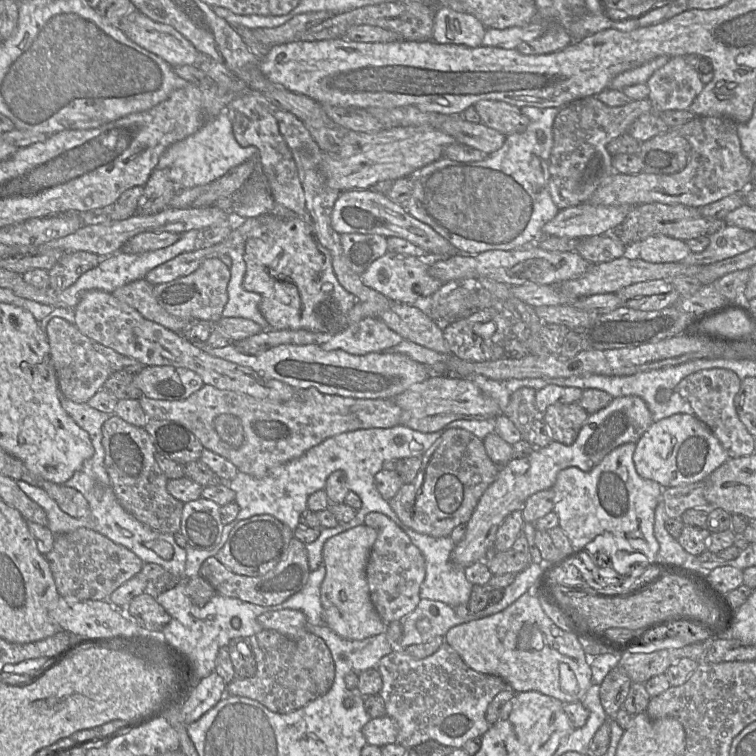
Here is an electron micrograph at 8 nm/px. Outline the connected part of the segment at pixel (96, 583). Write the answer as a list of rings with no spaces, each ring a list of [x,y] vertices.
[[[85,527],[55,535],[53,547],[45,558],[59,595],[71,600],[108,600],[114,590],[139,574],[144,566],[144,562],[126,547]]]

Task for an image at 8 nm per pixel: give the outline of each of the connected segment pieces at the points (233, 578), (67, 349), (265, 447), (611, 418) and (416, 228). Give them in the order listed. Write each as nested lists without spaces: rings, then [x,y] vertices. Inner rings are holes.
[[[292,538],[287,553],[268,573],[250,577],[235,574],[223,565],[216,557],[207,558],[201,565],[199,575],[206,579],[222,595],[260,606],[271,606],[283,603],[300,591],[307,583],[310,574],[306,545],[299,539]]]
[[[52,318],[47,325],[46,334],[61,395],[73,402],[87,403],[103,388],[105,381],[113,372],[108,361],[95,349],[95,342],[92,339],[65,319]]]
[[[204,384],[183,401],[142,396],[139,403],[148,419],[171,420],[185,425],[205,449],[228,459],[240,472],[256,478],[265,477],[273,468],[301,456],[332,436],[358,429],[401,425],[402,415],[393,399],[343,397],[322,393],[316,388],[297,389],[290,400],[274,402]],[[220,414],[232,414],[241,420],[245,432],[241,447],[232,448],[217,434],[214,419]]]
[[[624,396],[613,398],[603,409],[590,414],[578,433],[575,441],[570,445],[551,441],[543,448],[534,448],[525,458],[512,458],[507,464],[500,467],[495,481],[487,488],[480,498],[470,520],[464,538],[455,544],[450,560],[453,564],[466,568],[475,562],[485,561],[493,552],[496,532],[504,519],[514,511],[522,510],[526,500],[533,494],[552,488],[557,475],[564,469],[576,467],[583,472],[589,472],[608,453],[625,443],[636,443],[653,423],[650,410],[643,399],[638,396]]]
[[[373,189],[341,192],[333,206],[331,224],[340,235],[363,233],[400,237],[420,247],[427,255],[435,257],[447,257],[457,253],[452,245],[430,226],[412,217],[403,206],[393,202],[387,195]]]

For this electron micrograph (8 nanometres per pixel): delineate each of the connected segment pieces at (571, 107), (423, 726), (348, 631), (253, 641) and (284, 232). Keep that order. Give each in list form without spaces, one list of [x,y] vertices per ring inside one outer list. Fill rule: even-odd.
[[[589,96],[582,99],[575,100],[563,107],[560,108],[558,114],[556,115],[554,122],[553,122],[553,146],[551,149],[550,159],[549,159],[549,192],[551,195],[551,198],[555,205],[560,209],[566,209],[572,206],[579,205],[581,203],[587,202],[590,197],[593,195],[593,193],[601,186],[603,185],[611,176],[615,174],[615,170],[613,169],[612,165],[612,156],[607,151],[607,144],[612,141],[613,139],[628,133],[628,130],[630,126],[634,123],[634,121],[639,118],[641,115],[645,113],[650,113],[654,111],[652,104],[650,100],[643,99],[643,100],[631,100],[629,103],[623,105],[623,106],[616,106],[611,107],[603,102],[601,102],[597,97],[595,96]]]
[[[444,642],[435,653],[423,659],[410,656],[404,649],[394,648],[391,653],[380,659],[377,670],[382,677],[379,695],[385,702],[386,714],[398,724],[396,743],[405,748],[428,740],[452,748],[463,748],[469,739],[482,737],[489,729],[491,725],[486,720],[488,705],[499,692],[510,688],[502,678],[470,668],[447,642]]]
[[[365,524],[353,527],[329,538],[323,546],[326,575],[321,585],[321,603],[326,625],[347,640],[386,633],[387,624],[376,611],[370,599],[366,568],[377,531]]]
[[[263,629],[249,637],[249,641],[256,660],[257,671],[253,677],[235,677],[227,684],[226,694],[248,697],[258,701],[272,712],[286,714],[325,695],[332,687],[335,678],[335,664],[330,649],[321,637],[307,631],[302,637],[291,639],[276,630]]]
[[[297,215],[278,217],[278,224],[265,234],[248,239],[244,244],[246,272],[243,287],[261,295],[259,310],[271,329],[305,329],[311,332],[333,334],[348,324],[348,314],[356,298],[338,281],[330,252],[325,248],[311,227]]]

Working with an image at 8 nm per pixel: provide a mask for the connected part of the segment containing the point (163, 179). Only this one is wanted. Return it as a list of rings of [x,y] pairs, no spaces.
[[[155,169],[144,185],[137,204],[137,214],[154,214],[168,207],[176,187],[169,177],[169,169]]]

